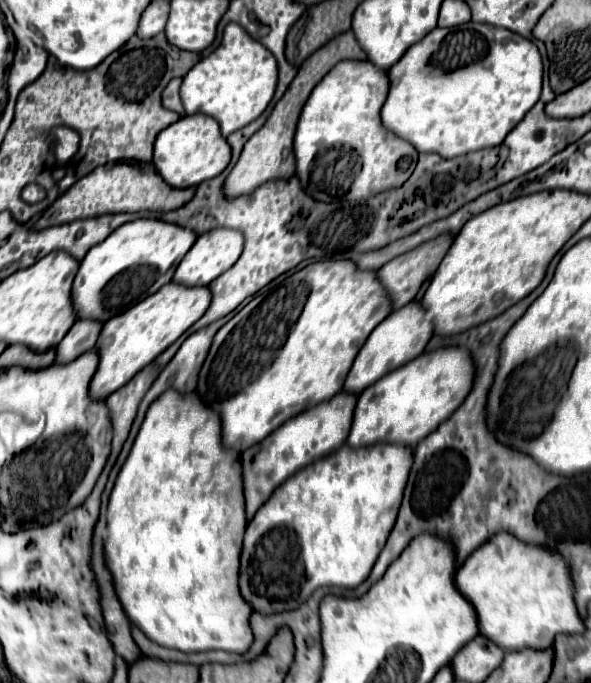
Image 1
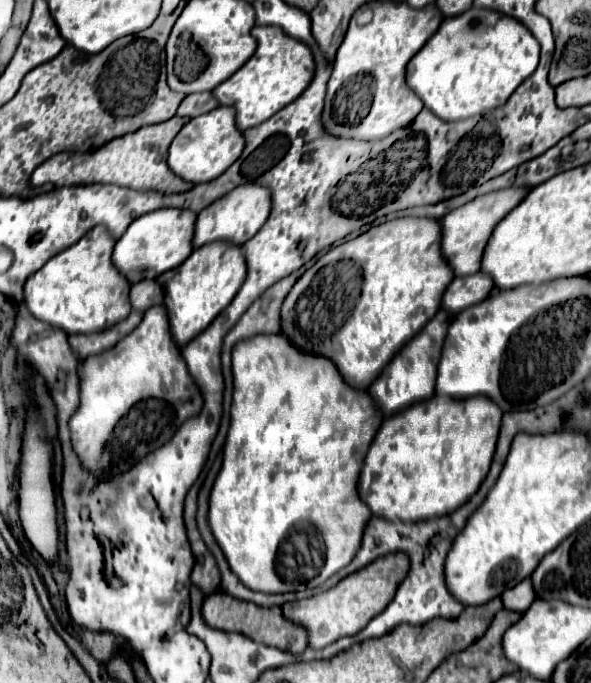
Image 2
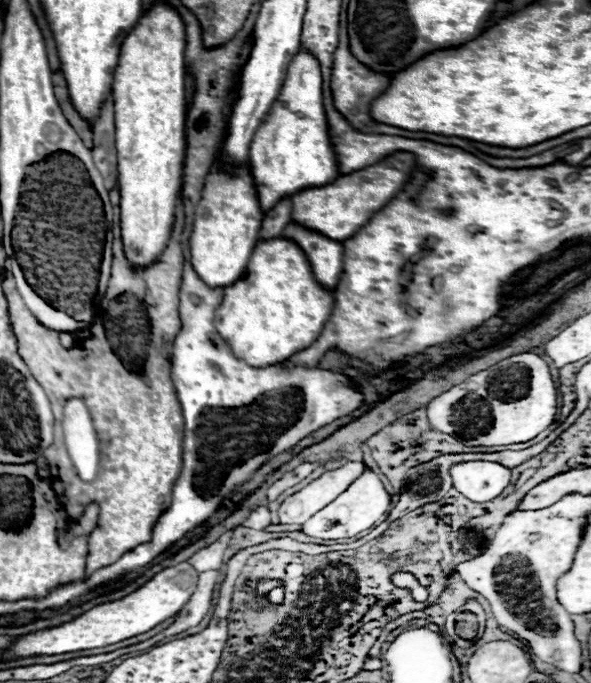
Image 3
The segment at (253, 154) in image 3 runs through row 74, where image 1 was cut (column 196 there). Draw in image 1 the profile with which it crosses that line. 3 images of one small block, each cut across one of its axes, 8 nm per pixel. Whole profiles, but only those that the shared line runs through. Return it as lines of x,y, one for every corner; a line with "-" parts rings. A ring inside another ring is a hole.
170,282
156,294
144,298
140,304
132,306
128,312
114,316
102,328
98,338
100,364
90,382
92,398
108,398
112,392
122,388
136,372
160,356
172,342
176,342
196,320
204,316
210,306
208,288
188,288
184,284

